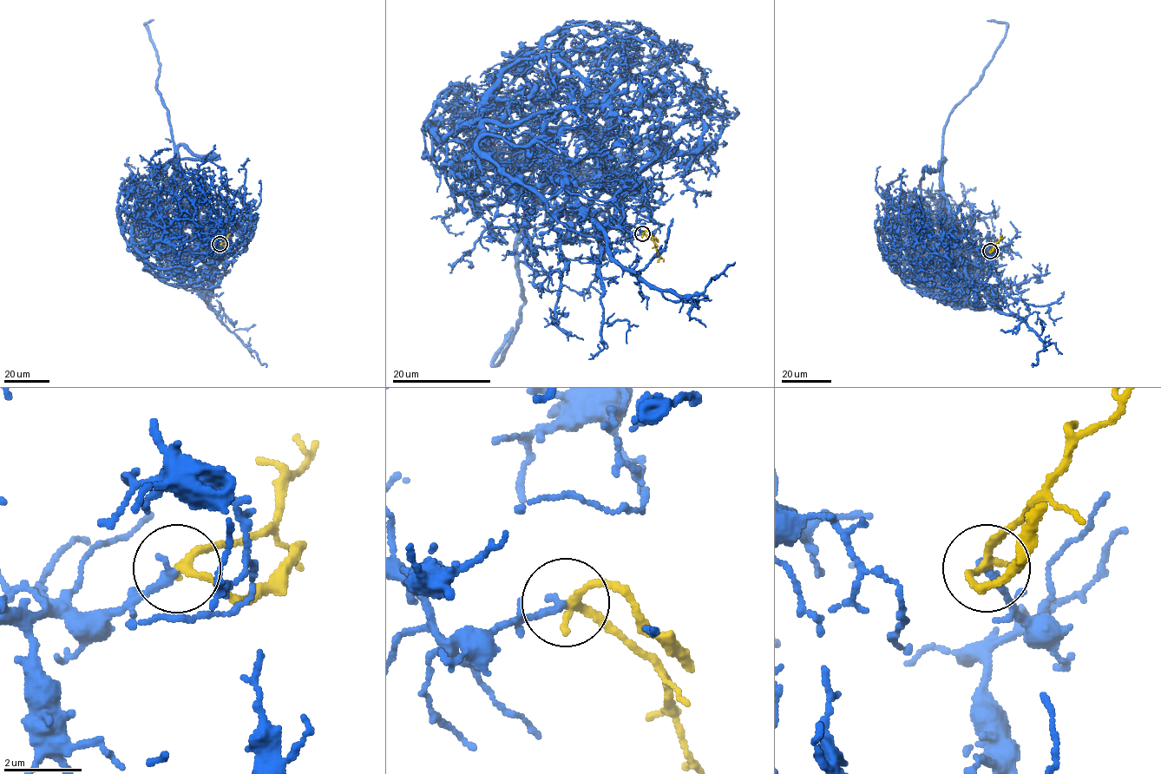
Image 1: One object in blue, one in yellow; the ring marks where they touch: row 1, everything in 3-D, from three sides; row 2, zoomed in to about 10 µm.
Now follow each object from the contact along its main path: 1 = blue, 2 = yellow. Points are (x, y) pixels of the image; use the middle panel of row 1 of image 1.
1: (642, 233), (602, 226), (631, 195), (617, 174), (561, 167), (517, 238), (521, 316), (493, 364), (513, 327)
2: (642, 233), (655, 244), (656, 251), (664, 261)

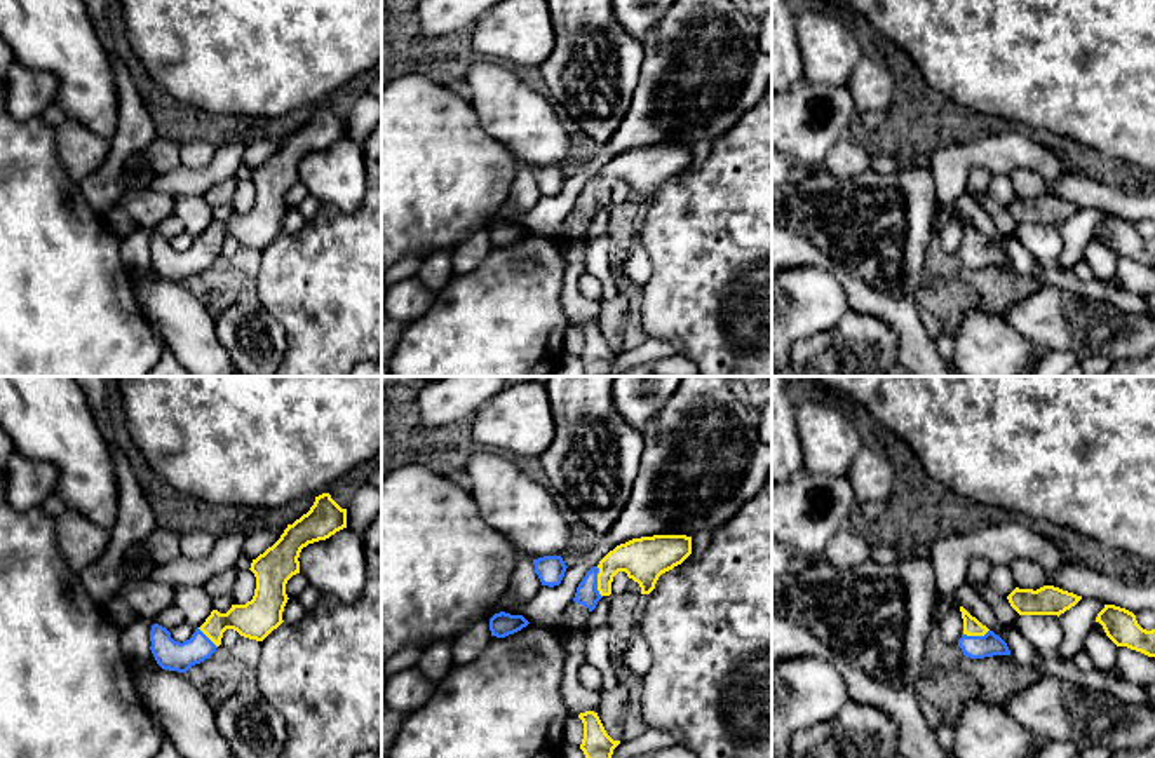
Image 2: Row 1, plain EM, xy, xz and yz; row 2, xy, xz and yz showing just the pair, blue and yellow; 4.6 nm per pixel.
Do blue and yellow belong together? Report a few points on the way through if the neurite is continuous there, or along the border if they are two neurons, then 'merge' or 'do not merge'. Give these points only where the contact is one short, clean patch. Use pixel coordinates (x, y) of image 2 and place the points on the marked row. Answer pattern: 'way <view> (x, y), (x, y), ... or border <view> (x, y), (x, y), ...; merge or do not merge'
way xz (587, 595), (596, 582), (619, 560), (643, 560); merge

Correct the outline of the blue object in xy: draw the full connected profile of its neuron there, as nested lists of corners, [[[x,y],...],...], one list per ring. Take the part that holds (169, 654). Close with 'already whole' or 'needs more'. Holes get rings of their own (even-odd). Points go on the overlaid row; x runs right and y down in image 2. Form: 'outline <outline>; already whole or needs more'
outline [[[329,493],[315,497],[307,514],[287,525],[280,538],[251,563],[256,589],[246,605],[232,605],[226,613],[213,610],[190,640],[179,643],[171,633],[153,624],[150,631],[152,653],[162,669],[185,673],[209,659],[221,645],[226,629],[240,636],[263,641],[282,620],[287,603],[286,584],[300,573],[300,552],[308,544],[326,540],[347,528],[347,509],[341,509]]]; needs more

